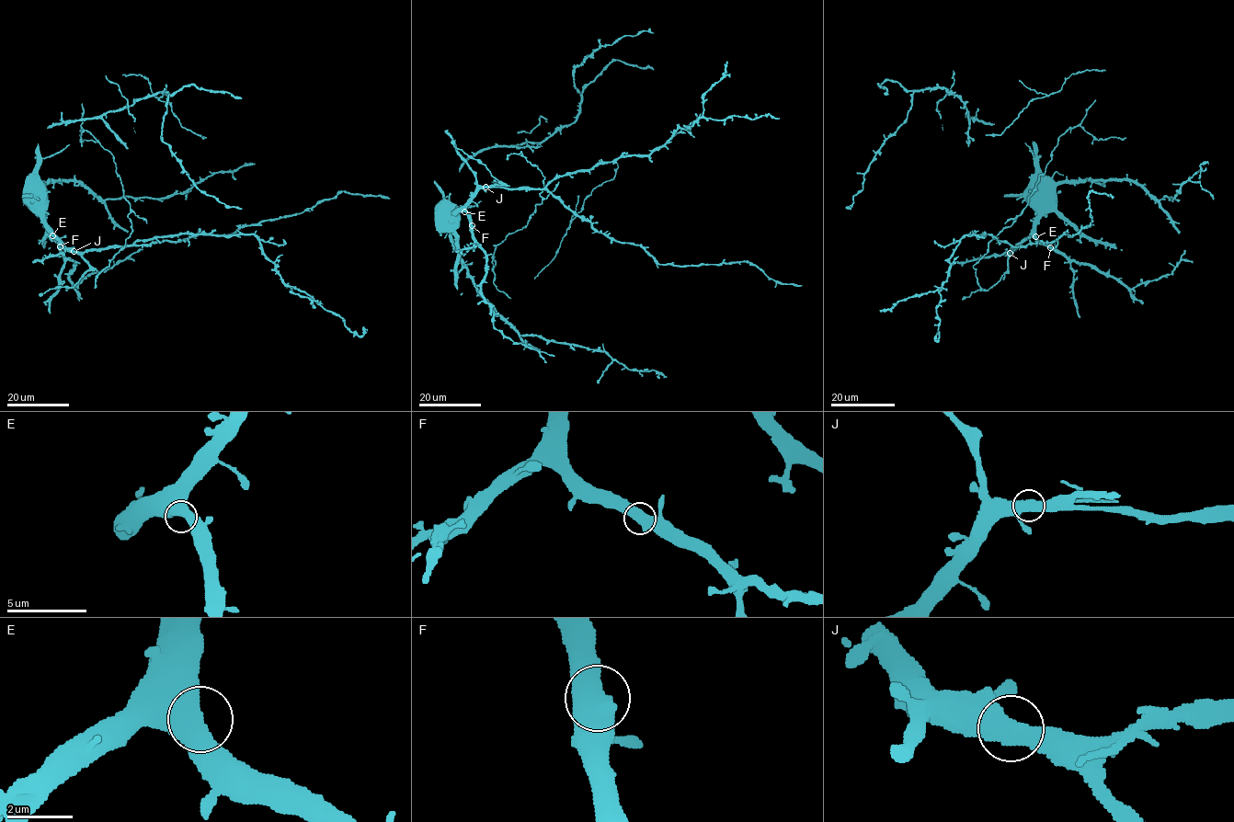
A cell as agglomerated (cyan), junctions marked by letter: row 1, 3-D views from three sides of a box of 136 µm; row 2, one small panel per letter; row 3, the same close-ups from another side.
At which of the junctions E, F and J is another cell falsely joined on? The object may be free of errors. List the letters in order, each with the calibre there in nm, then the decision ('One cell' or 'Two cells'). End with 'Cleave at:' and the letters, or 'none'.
E: Thickness 550 nm. One cell
F: Thickness 600 nm. One cell
J: Thickness 600 nm. One cell
Cleave at: none

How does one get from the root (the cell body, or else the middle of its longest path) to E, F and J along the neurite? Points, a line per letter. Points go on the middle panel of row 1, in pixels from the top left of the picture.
E: (470, 200), (464, 211)
F: (470, 200), (465, 212), (472, 225)
J: (470, 200), (485, 186)

